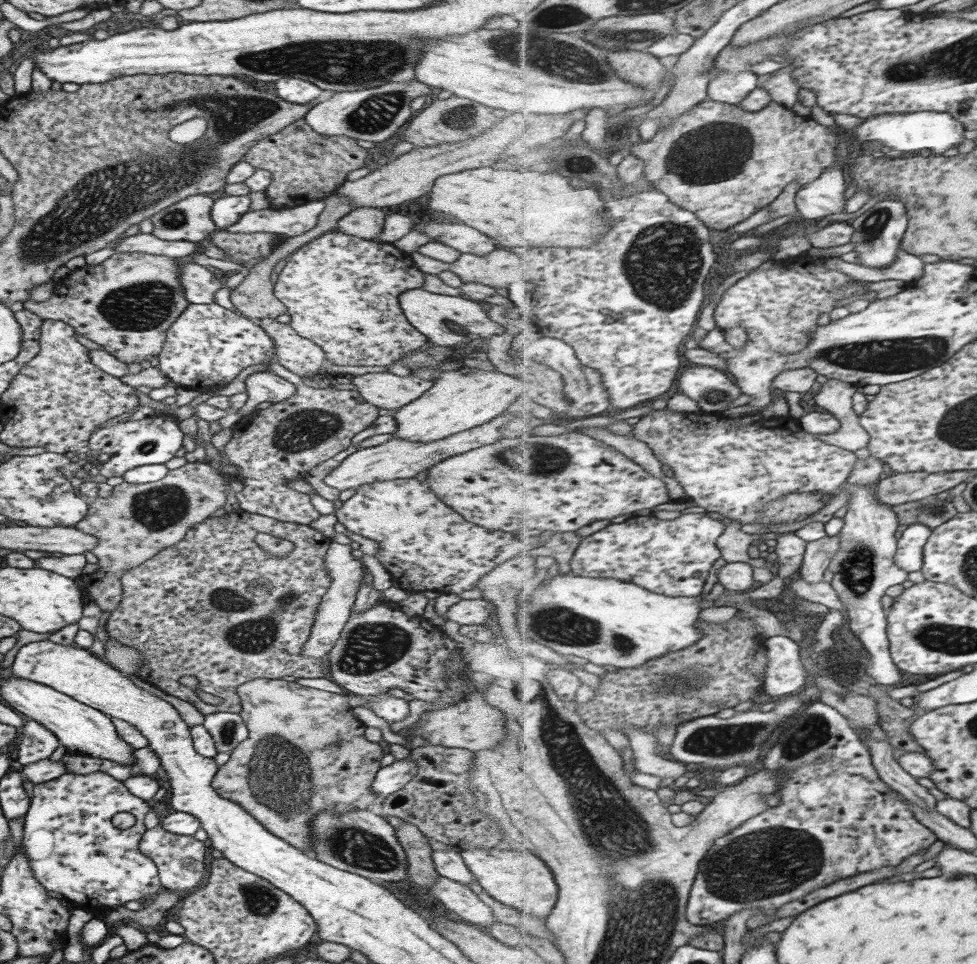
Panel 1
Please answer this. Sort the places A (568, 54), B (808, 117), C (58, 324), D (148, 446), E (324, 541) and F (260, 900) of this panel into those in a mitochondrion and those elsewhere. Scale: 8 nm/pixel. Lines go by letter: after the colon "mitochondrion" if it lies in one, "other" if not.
A: mitochondrion
B: other
C: other
D: mitochondrion
E: other
F: mitochondrion

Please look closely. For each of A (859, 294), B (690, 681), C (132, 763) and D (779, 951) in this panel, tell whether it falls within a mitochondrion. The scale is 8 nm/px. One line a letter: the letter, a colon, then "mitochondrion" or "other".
A: other
B: mitochondrion
C: other
D: other

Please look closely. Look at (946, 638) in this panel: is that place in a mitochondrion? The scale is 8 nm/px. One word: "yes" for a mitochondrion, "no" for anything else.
yes

